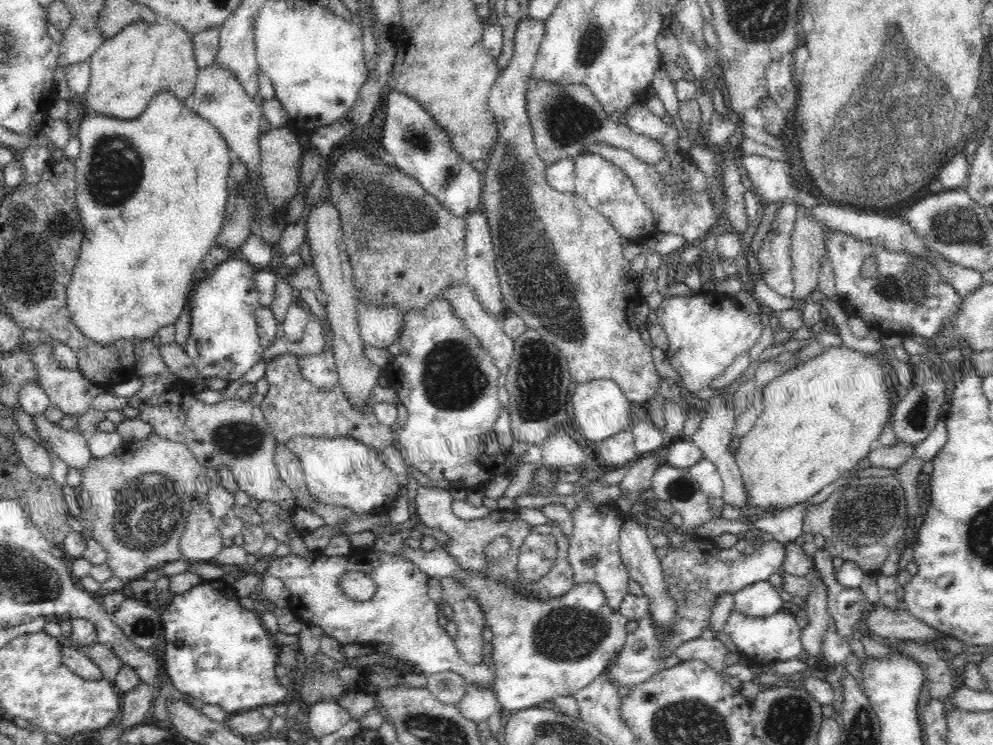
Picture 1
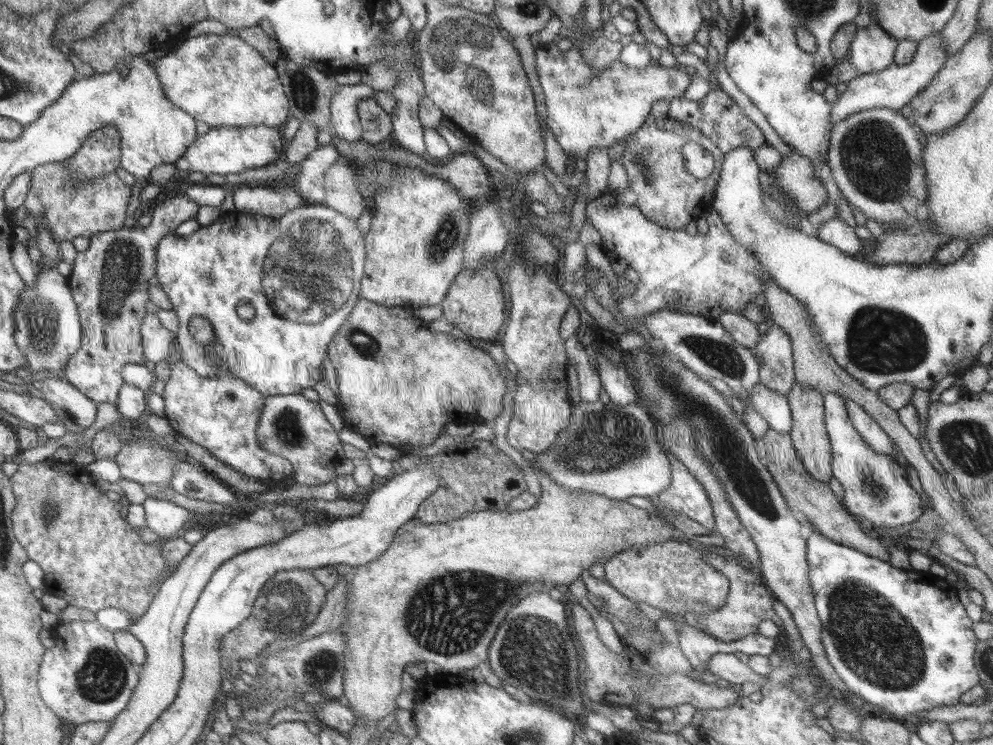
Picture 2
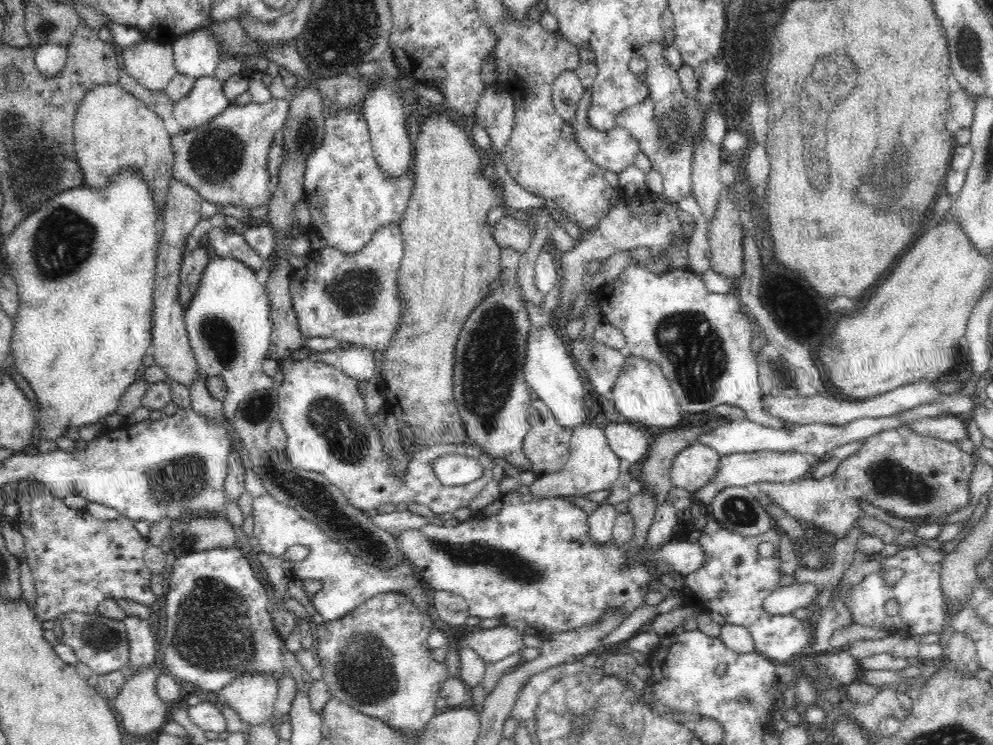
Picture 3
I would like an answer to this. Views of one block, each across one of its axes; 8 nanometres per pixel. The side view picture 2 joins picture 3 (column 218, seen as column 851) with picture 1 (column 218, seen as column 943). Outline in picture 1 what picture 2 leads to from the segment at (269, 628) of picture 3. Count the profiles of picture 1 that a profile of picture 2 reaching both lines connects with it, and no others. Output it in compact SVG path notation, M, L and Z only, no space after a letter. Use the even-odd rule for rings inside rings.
M222 578L204 580L190 590L172 596L171 603L160 611L162 638L167 642L163 664L171 682L188 701L216 705L233 714L276 705L288 694L288 688L280 684L274 671L282 647L274 635L262 627L258 612L242 608L238 599L234 587Z

